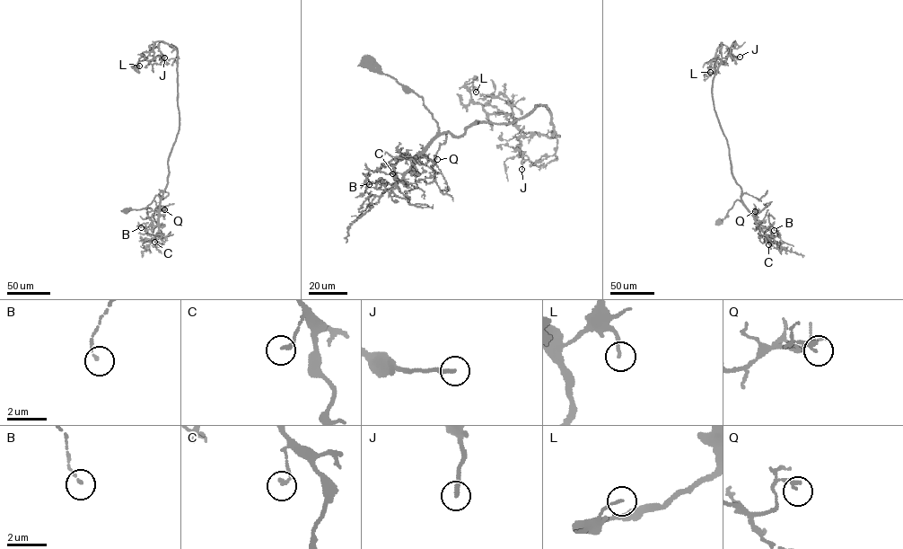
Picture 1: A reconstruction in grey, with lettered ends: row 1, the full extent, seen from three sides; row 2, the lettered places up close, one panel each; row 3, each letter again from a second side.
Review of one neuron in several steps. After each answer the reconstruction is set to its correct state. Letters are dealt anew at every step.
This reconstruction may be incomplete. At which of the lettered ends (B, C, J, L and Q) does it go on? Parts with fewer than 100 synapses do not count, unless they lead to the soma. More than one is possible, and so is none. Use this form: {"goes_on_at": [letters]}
{"goes_on_at": []}

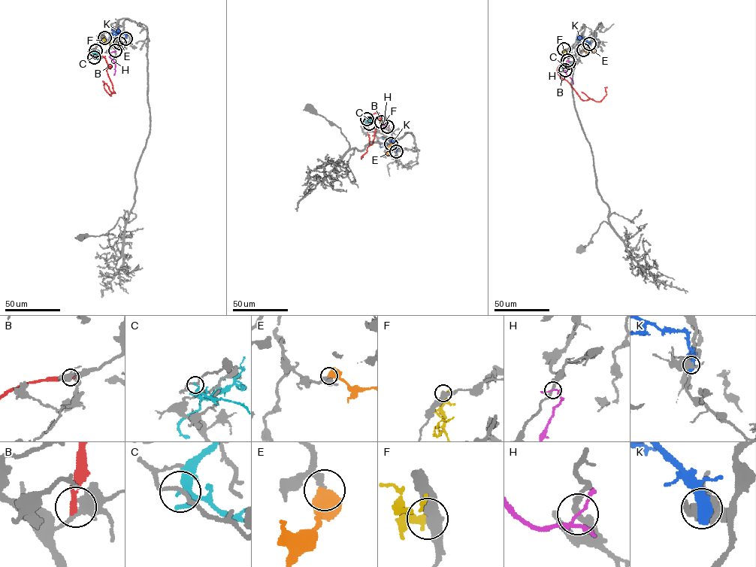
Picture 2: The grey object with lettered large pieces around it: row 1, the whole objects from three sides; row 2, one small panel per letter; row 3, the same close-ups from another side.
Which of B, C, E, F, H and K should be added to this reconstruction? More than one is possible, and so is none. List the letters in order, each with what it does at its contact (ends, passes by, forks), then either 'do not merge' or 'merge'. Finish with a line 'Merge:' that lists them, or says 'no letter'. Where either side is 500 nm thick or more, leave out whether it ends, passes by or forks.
B: it ends | do not merge
C: it passes by | do not merge
E: merge
F: it ends | do not merge
H: it forks | do not merge
K: do not merge
Merge: E

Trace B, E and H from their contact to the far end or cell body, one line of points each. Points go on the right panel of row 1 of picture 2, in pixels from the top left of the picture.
B: (569, 62), (557, 66), (557, 74), (566, 80), (582, 100), (591, 98), (600, 101), (606, 95), (607, 87)
E: (583, 50), (590, 52), (594, 46)
H: (567, 60), (565, 72), (573, 83)

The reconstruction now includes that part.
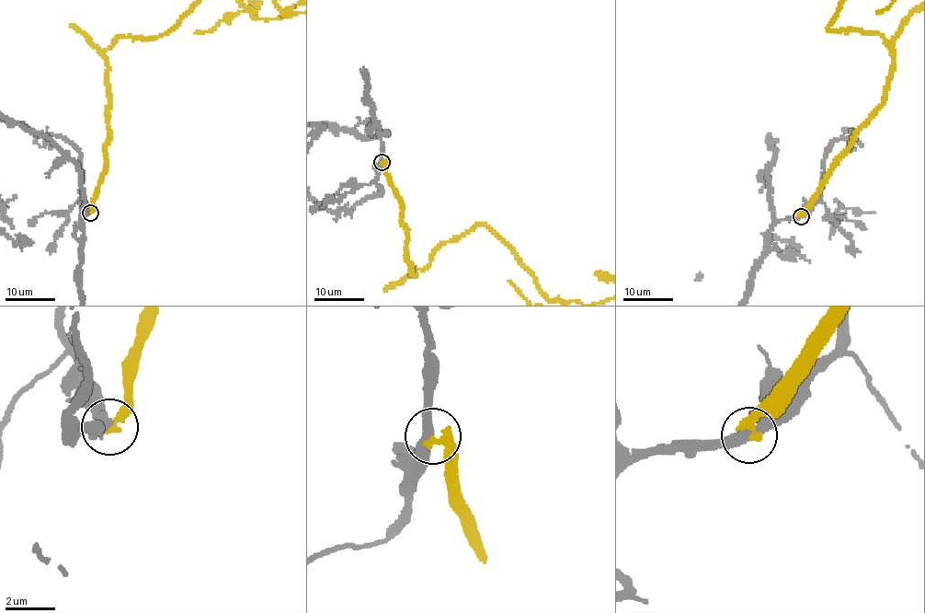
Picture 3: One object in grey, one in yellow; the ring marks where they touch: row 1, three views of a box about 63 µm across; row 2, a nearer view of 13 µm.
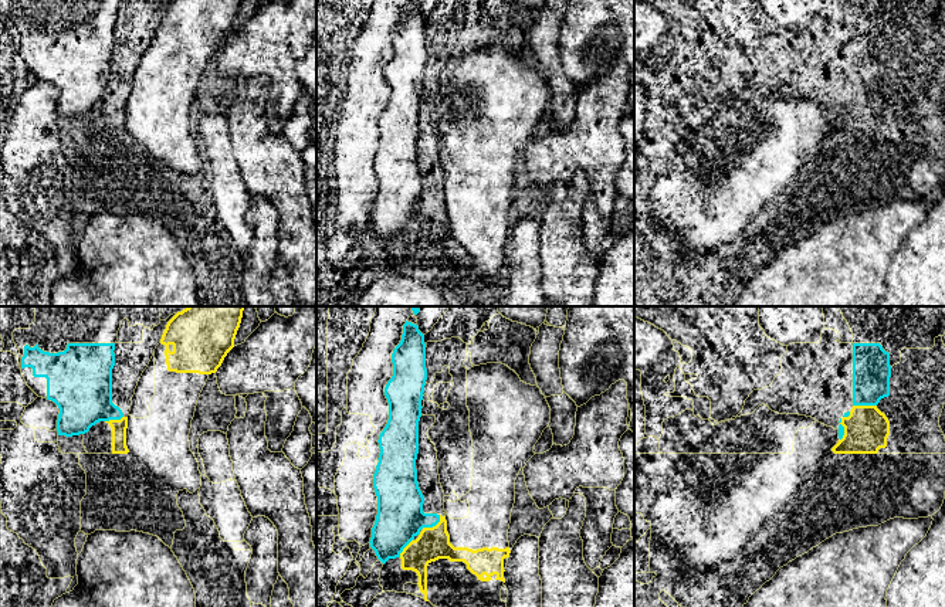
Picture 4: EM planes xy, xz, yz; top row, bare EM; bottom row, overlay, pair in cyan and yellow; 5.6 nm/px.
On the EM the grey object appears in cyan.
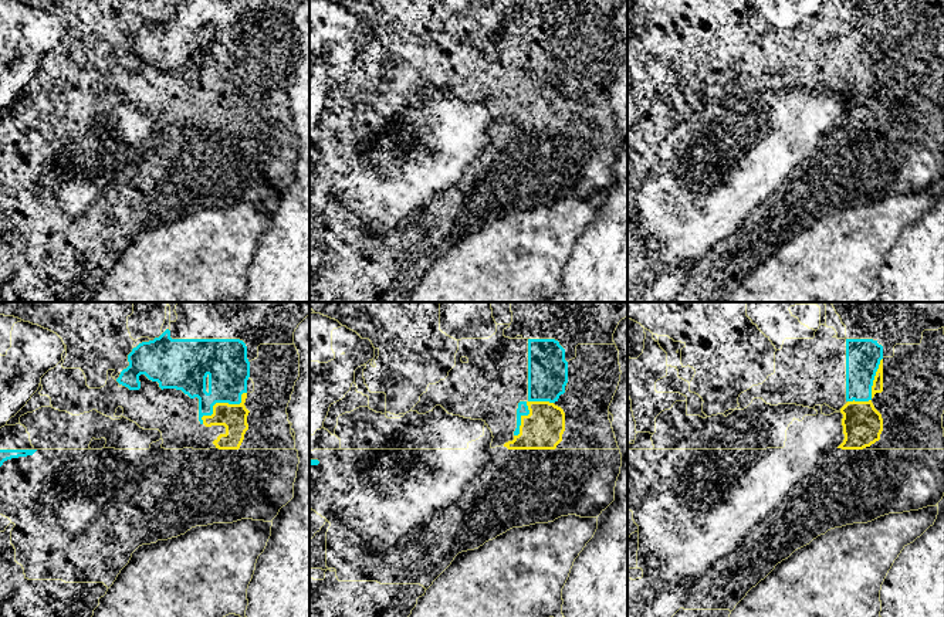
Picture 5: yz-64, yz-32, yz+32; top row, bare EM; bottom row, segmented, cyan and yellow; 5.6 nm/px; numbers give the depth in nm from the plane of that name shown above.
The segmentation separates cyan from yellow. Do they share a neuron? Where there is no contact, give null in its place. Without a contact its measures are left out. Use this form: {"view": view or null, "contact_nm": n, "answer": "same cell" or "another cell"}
{"view": "xz", "contact_nm": 130, "answer": "another cell"}

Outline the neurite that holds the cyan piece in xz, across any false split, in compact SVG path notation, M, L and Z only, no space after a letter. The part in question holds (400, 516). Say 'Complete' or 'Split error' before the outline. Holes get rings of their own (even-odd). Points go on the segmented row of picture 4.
Complete. M406 321L392 363L393 376L385 387L389 420L377 440L380 454L373 474L377 515L369 542L383 564L400 557L423 528L440 522L440 515L423 512L417 482L419 421L427 380L424 335L417 325Z

